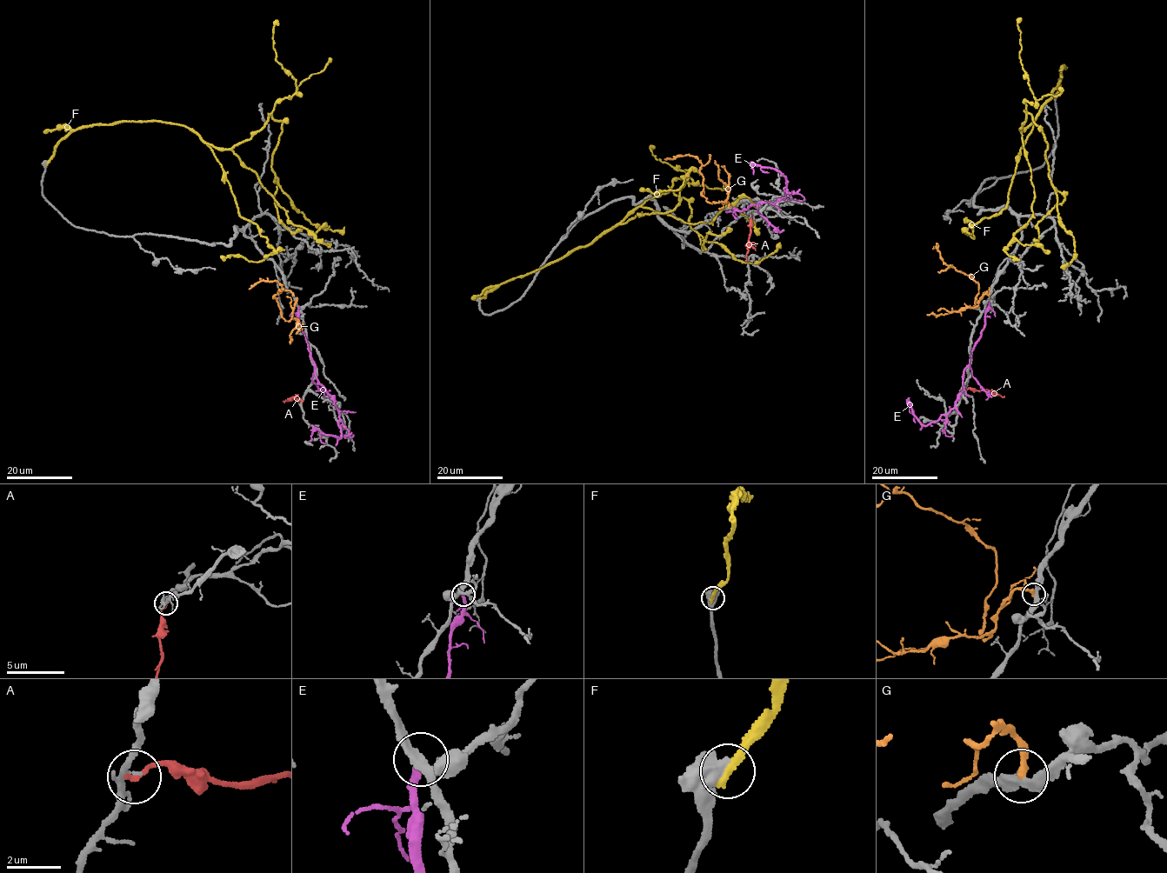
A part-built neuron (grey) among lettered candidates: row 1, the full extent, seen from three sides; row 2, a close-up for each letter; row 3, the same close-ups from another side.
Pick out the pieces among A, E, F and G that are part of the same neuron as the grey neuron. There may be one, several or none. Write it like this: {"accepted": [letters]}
{"accepted": []}

